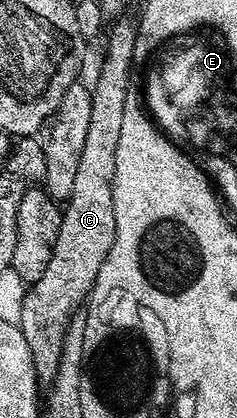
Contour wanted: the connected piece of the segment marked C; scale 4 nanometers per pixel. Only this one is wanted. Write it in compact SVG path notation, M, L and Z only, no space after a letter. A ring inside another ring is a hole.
M117 18L113 22L117 23L113 25L112 32L111 27L107 32L108 49L100 63L100 76L97 77L96 84L91 84L90 87L92 100L90 125L86 128L86 145L78 160L78 169L74 172L74 189L62 207L62 225L58 229L58 241L54 241L54 253L46 264L42 277L38 277L38 281L31 283L24 292L18 326L22 337L26 337L26 345L30 345L36 376L41 381L50 381L54 373L58 373L58 361L72 316L81 310L88 294L92 292L98 269L102 269L102 261L106 261L106 253L110 253L110 245L114 245L114 157L118 153L118 137L122 133L122 109L126 109L126 93L132 84L132 62L136 44L136 23L124 18Z

